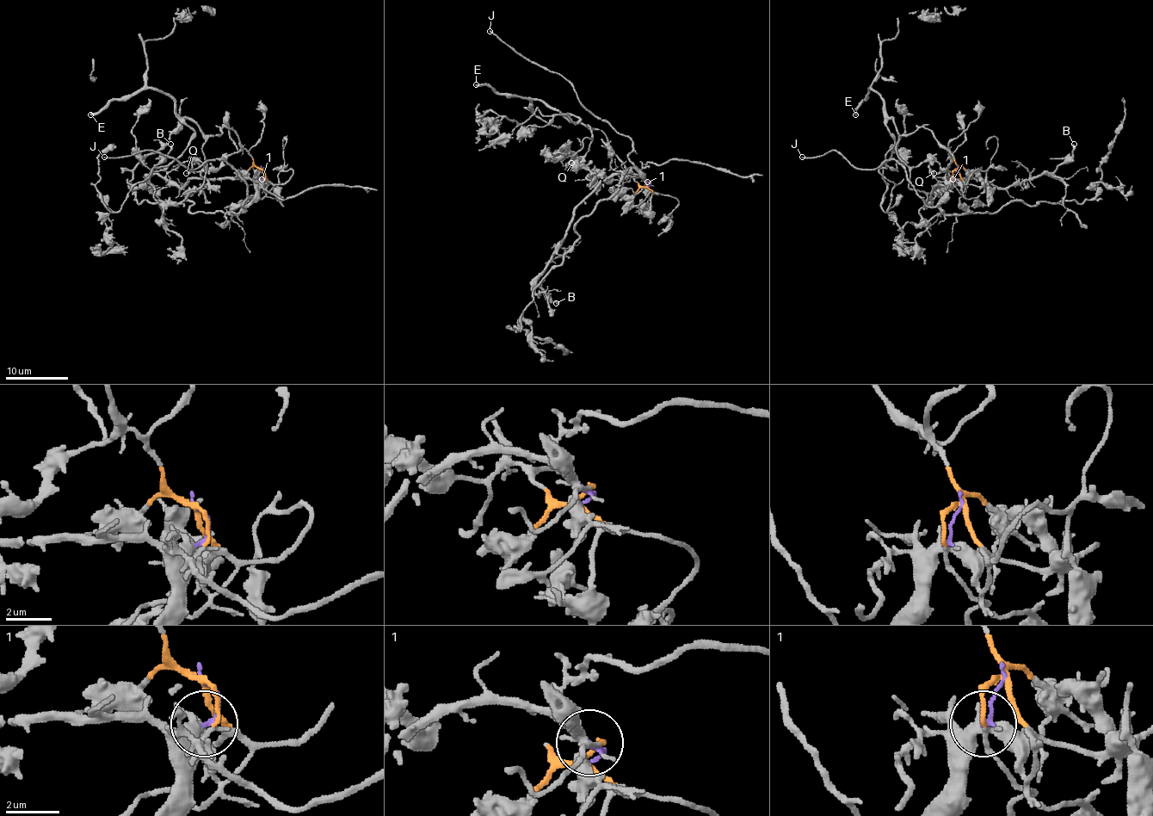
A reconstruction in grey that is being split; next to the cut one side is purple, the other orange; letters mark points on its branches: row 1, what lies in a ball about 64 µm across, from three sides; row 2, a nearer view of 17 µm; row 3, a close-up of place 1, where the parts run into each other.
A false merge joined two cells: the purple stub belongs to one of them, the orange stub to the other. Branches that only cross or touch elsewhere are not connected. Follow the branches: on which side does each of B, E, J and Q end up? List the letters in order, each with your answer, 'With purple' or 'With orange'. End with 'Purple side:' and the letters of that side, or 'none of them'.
B: With purple
E: With orange
J: With purple
Q: With orange
Purple side: B, J

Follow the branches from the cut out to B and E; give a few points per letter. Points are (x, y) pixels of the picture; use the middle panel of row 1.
B: (646, 187), (650, 183), (635, 174), (615, 172), (576, 208), (565, 239), (537, 281), (537, 286), (556, 303)
E: (646, 187), (608, 149), (600, 129), (568, 120), (537, 100), (508, 96), (475, 84)

